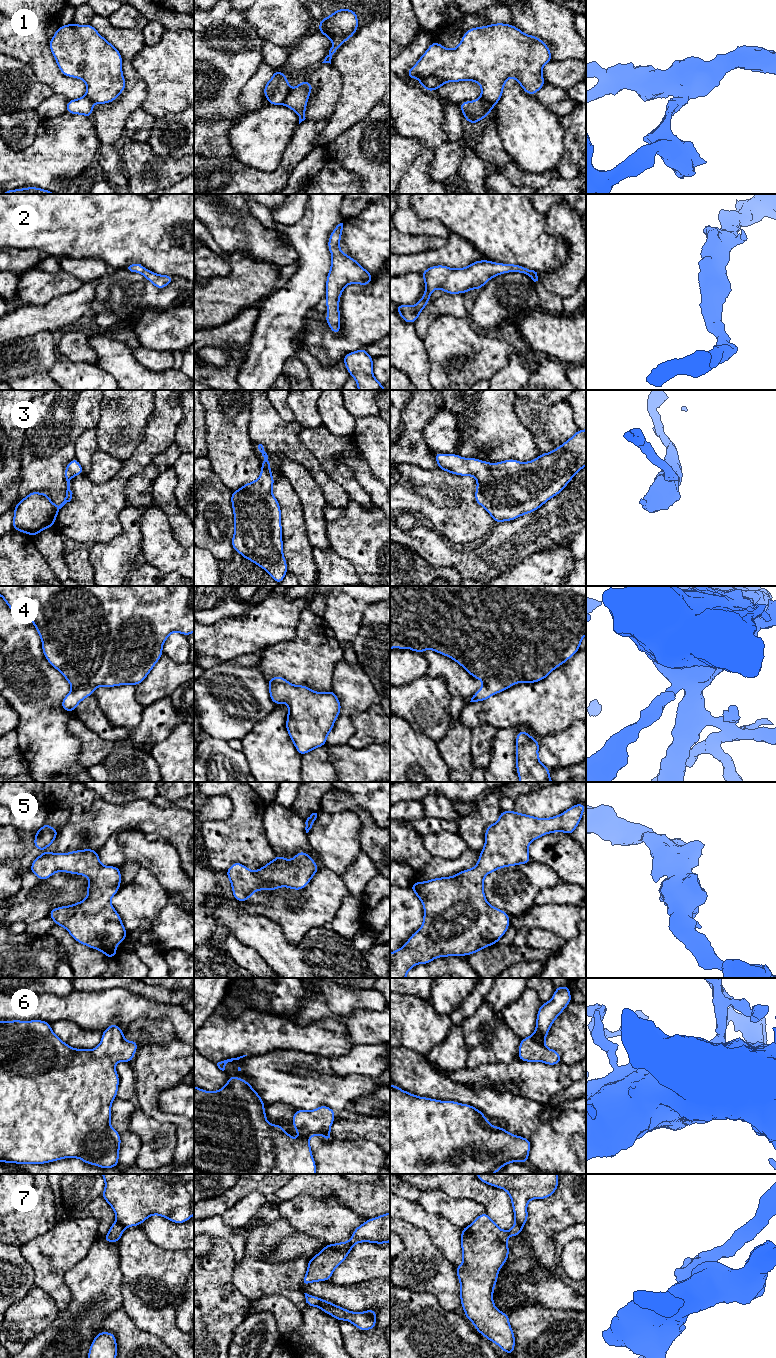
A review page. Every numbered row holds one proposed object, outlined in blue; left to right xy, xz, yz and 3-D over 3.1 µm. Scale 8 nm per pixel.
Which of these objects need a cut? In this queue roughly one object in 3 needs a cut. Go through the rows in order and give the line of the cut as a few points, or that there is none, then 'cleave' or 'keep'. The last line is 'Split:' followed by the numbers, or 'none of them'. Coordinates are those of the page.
1: cut yz (480, 97), (494, 105); cleave
2: cut none; keep
3: cut none; keep
4: cut none; keep
5: cut none; keep
6: cut none; keep
7: cut xy (116, 1220), (124, 1227); cleave
Split: 1, 7

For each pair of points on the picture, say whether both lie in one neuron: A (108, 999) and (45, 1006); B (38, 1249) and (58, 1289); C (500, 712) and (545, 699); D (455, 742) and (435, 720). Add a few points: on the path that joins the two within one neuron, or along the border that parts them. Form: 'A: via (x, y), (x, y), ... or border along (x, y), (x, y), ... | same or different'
A: via (92, 1008), (68, 1008), (66, 1010), (61, 1008) | same
B: via (43, 1259), (49, 1265), (50, 1279) | same
C: via (511, 707), (520, 703), (534, 703) | same
D: border along (450, 722), (445, 734), (436, 742) | different

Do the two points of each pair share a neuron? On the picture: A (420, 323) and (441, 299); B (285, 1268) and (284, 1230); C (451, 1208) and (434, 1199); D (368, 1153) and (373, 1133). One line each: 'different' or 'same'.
A: same
B: same
C: same
D: different

